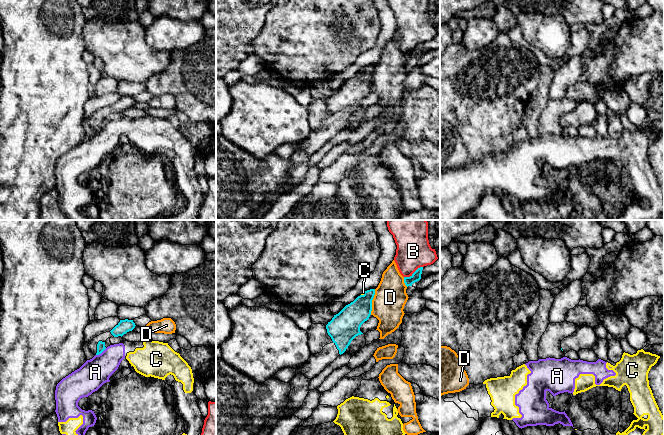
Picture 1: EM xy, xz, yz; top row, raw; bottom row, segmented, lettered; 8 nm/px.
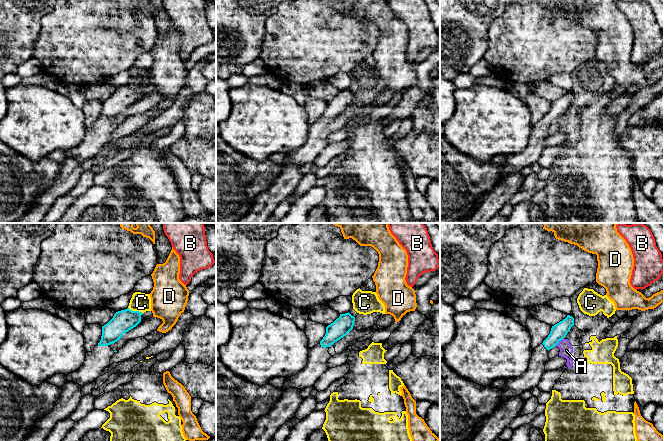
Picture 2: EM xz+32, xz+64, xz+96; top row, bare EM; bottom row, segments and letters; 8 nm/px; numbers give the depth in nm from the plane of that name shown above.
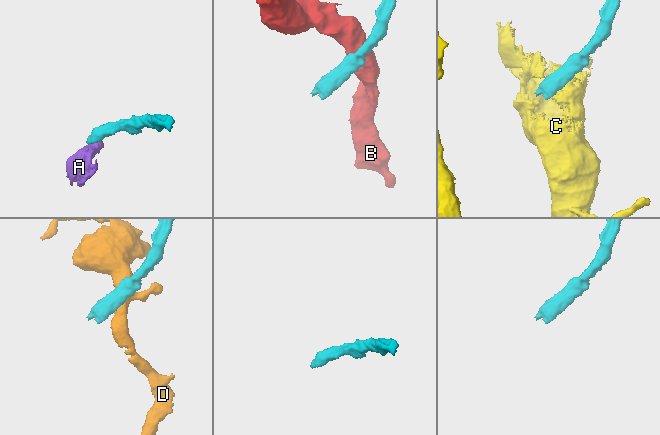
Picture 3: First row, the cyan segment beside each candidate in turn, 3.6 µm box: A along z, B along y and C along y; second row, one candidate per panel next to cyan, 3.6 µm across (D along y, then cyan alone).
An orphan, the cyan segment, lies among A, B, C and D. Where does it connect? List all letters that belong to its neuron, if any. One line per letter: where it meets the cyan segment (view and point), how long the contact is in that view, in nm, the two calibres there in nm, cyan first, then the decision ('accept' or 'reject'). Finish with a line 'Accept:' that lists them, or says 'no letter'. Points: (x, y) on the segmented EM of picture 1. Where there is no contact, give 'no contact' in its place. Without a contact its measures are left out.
A: xy (101, 352) | 110 nm | 70/220 nm | reject
B: xz (414, 272) | 180 nm | 80/280 nm | reject
C: xz (362, 295) | 40 nm | 220/20 nm | reject
D: xz (371, 302) | 220 nm | 220/260 nm | reject
Accept: no letter

